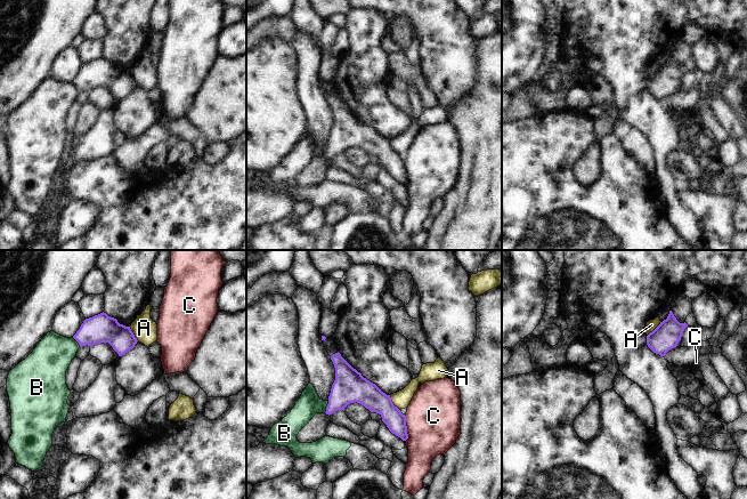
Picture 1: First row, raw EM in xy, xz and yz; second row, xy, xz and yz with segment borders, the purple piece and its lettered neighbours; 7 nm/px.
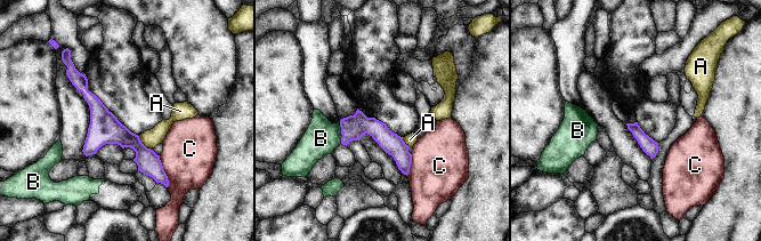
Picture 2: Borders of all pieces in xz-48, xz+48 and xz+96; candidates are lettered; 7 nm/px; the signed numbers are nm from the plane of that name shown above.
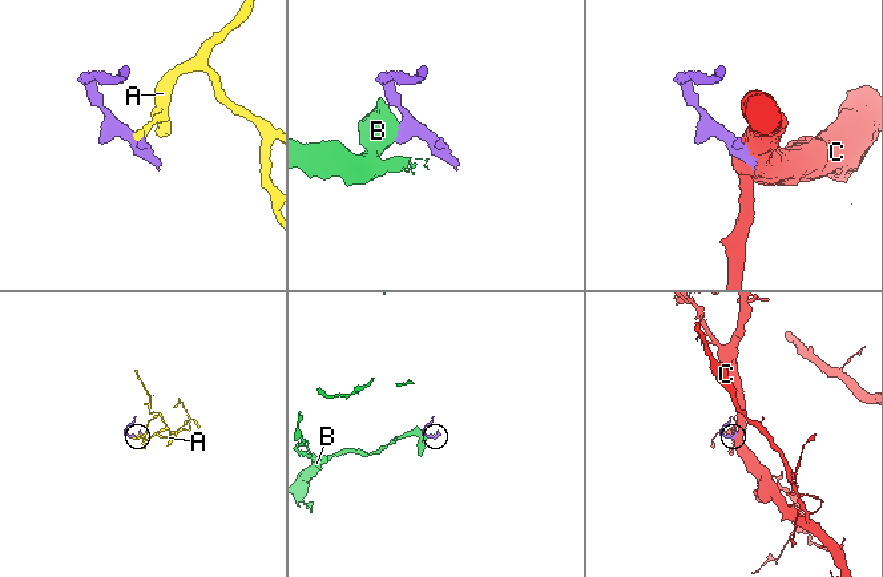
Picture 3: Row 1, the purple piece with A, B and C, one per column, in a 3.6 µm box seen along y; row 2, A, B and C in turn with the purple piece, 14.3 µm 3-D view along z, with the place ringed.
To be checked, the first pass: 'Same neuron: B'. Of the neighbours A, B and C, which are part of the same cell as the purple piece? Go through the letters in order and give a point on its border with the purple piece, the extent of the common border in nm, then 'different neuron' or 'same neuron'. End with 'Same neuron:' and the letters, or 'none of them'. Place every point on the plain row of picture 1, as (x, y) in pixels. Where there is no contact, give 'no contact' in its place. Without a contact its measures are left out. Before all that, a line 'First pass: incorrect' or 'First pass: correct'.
First pass: incorrect
A: meets purple in xz at (392, 147); contact 130 nm long; different neuron
B: meets purple in xz at (326, 151); contact 90 nm long; different neuron
C: meets purple in xz at (406, 172); contact 190 nm long; different neuron
Same neuron: none of them

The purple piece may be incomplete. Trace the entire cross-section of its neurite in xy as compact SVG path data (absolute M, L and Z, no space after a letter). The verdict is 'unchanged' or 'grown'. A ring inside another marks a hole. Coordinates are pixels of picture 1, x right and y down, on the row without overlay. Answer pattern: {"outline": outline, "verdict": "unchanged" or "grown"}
{"outline": "M104 56L86 63L73 82L80 91L84 89L92 91L98 87L108 87L119 100L132 94L138 86L130 71L120 69L116 63Z", "verdict": "unchanged"}

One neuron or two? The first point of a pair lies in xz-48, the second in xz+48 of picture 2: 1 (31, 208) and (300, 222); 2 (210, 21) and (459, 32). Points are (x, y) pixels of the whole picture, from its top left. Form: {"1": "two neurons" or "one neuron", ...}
{"1": "two neurons", "2": "one neuron"}

